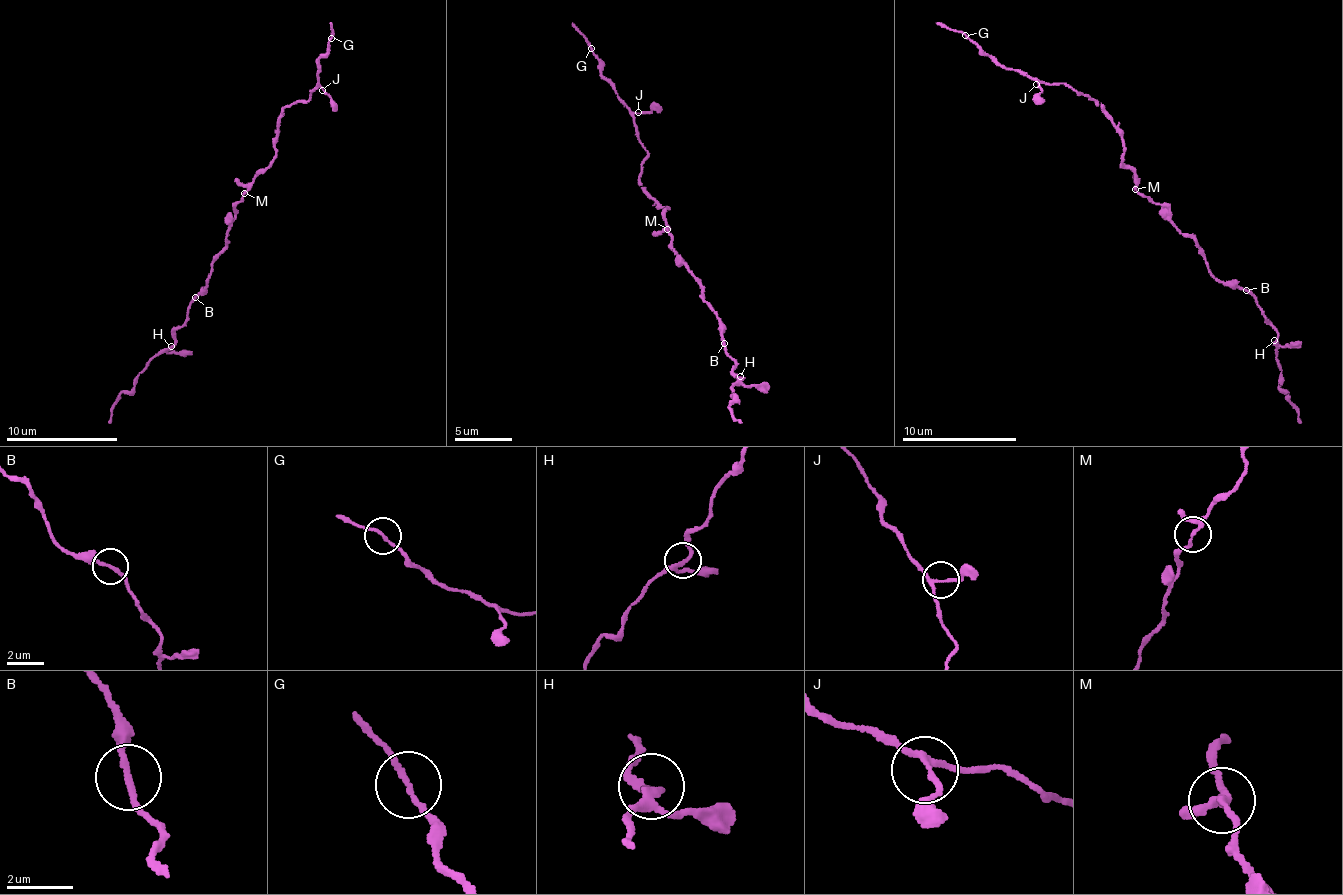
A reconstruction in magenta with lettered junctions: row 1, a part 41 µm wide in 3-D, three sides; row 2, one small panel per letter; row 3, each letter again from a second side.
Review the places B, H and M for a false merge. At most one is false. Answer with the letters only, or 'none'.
none

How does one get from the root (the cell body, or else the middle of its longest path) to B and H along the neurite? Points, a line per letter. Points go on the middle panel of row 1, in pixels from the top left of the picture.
B: (672, 241), (671, 249), (702, 289), (703, 300), (717, 315), (720, 340), (724, 343)
H: (672, 241), (671, 249), (717, 315), (720, 340), (740, 376)

